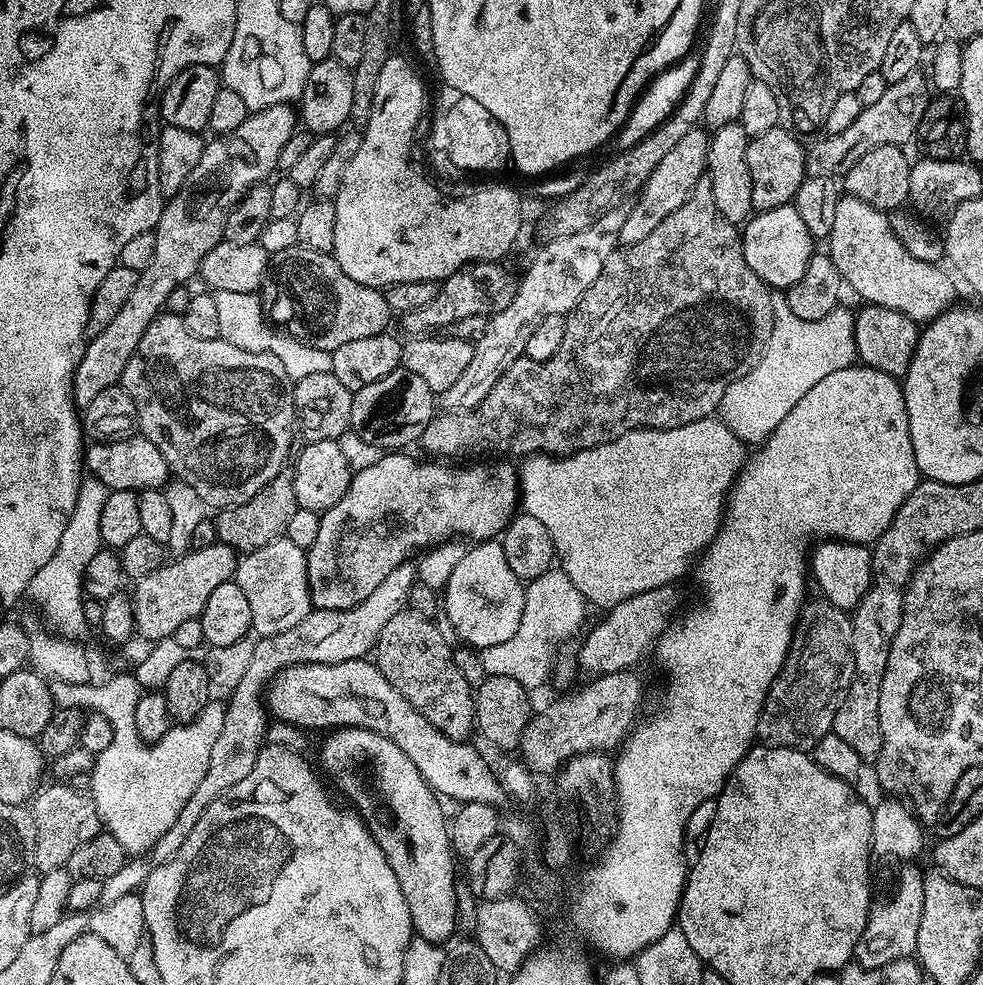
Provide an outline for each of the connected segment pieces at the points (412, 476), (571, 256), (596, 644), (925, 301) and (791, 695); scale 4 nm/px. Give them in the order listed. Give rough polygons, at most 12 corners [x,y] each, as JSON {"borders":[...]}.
{"borders":[[[511,463],[356,470],[310,551],[325,605],[350,605],[449,538],[499,537]],[[627,207],[545,239],[506,310],[488,317],[445,409],[466,413],[567,317],[620,244]],[[671,584],[603,613],[580,644],[595,678],[656,647],[680,596]],[[841,195],[826,251],[861,301],[937,320],[957,281]],[[801,607],[760,711],[770,748],[811,750],[856,674],[851,615]]]}

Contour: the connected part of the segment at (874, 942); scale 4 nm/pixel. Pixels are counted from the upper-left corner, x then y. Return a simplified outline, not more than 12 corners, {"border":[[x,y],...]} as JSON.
{"border":[[908,866],[892,900],[868,913],[855,963],[881,968],[911,957],[925,873]]}

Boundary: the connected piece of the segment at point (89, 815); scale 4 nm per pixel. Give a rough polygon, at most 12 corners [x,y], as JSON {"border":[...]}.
{"border":[[45,787],[35,867],[61,871],[108,832],[91,787]]}

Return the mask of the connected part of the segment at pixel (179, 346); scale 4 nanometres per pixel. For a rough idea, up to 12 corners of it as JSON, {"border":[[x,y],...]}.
{"border":[[165,314],[122,383],[209,509],[297,451],[269,348]]}

